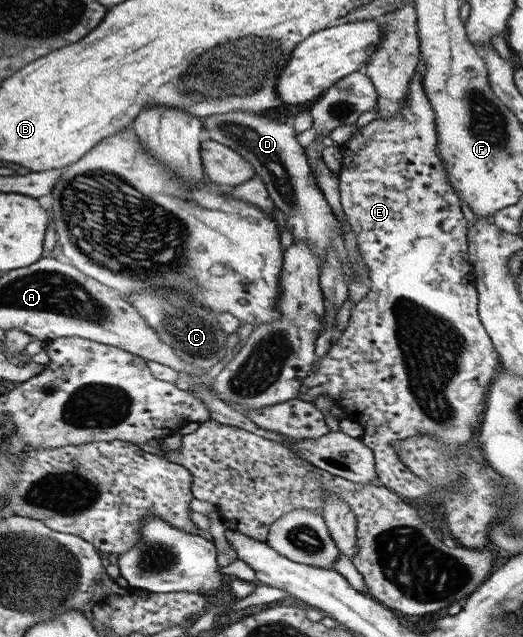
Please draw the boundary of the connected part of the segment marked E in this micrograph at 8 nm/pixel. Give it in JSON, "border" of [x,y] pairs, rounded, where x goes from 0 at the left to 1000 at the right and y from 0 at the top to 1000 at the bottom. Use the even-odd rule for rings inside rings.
{"border":[[[803,91],[792,113],[792,118],[782,127],[782,138],[772,154],[769,168],[751,181],[740,185],[721,185],[713,192],[706,192],[700,198],[681,201],[677,209],[669,214],[669,220],[648,229],[652,246],[652,264],[646,270],[646,297],[650,301],[650,325],[658,333],[662,347],[667,350],[669,361],[675,364],[685,386],[685,397],[694,403],[696,413],[706,419],[706,457],[688,469],[675,485],[669,487],[669,498],[665,501],[663,513],[660,513],[646,534],[629,545],[629,549],[616,562],[600,565],[591,579],[589,592],[583,592],[572,614],[568,614],[566,625],[581,628],[598,636],[598,630],[610,620],[621,620],[635,625],[641,636],[652,641],[660,656],[683,662],[692,669],[694,681],[686,686],[688,692],[709,705],[711,717],[715,719],[715,736],[719,743],[719,758],[769,783],[788,782],[816,782],[832,772],[847,771],[839,763],[824,763],[813,754],[801,754],[799,747],[790,744],[765,724],[753,700],[751,692],[776,691],[795,681],[818,681],[818,684],[832,684],[843,699],[849,699],[845,706],[853,713],[868,713],[895,691],[899,683],[912,680],[914,670],[922,655],[922,647],[927,642],[927,628],[931,604],[939,601],[939,592],[958,579],[952,557],[939,542],[937,531],[931,527],[925,512],[916,502],[912,490],[912,457],[902,440],[902,418],[895,408],[893,396],[893,359],[895,352],[881,336],[878,328],[880,316],[876,306],[855,286],[853,270],[847,256],[839,250],[836,240],[834,214],[830,182],[824,173],[824,165],[815,157],[809,148],[807,135],[803,135],[803,119],[807,115],[807,97]]]}

